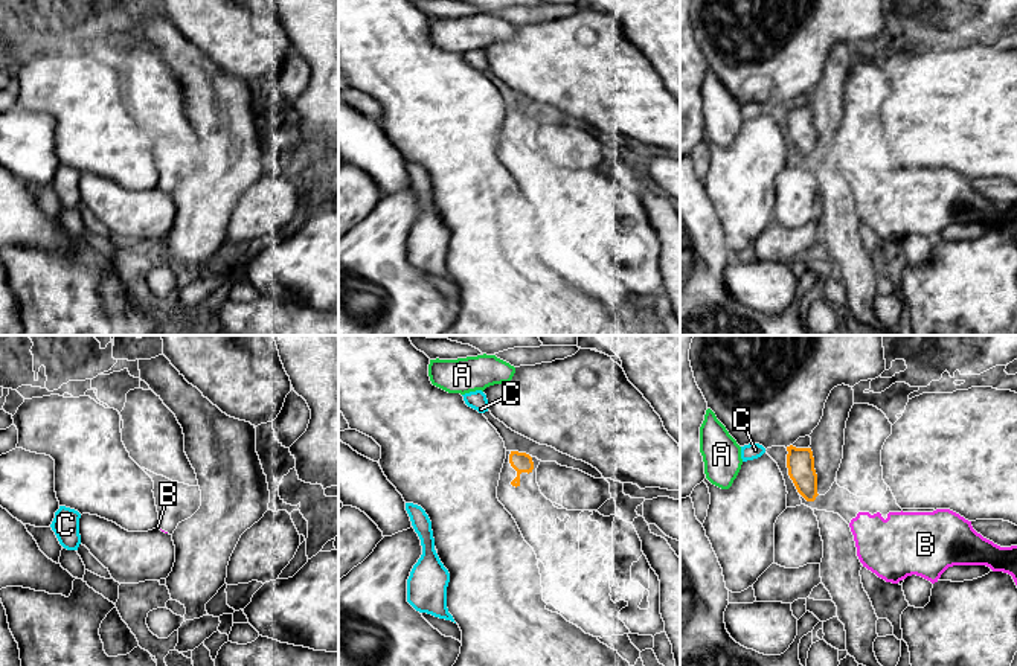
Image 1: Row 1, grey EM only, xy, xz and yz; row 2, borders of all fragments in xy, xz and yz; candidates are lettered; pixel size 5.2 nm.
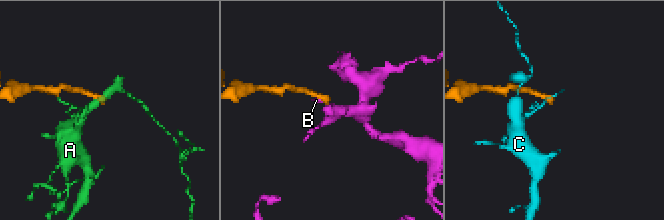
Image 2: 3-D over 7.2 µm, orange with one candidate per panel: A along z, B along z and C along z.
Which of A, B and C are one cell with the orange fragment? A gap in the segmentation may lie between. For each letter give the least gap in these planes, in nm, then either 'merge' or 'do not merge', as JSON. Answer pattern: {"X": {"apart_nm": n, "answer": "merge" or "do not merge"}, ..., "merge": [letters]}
{"A": {"apart_nm": 240, "answer": "do not merge"}, "B": {"apart_nm": 220, "answer": "merge"}, "C": {"apart_nm": 120, "answer": "do not merge"}, "merge": ["B"]}

